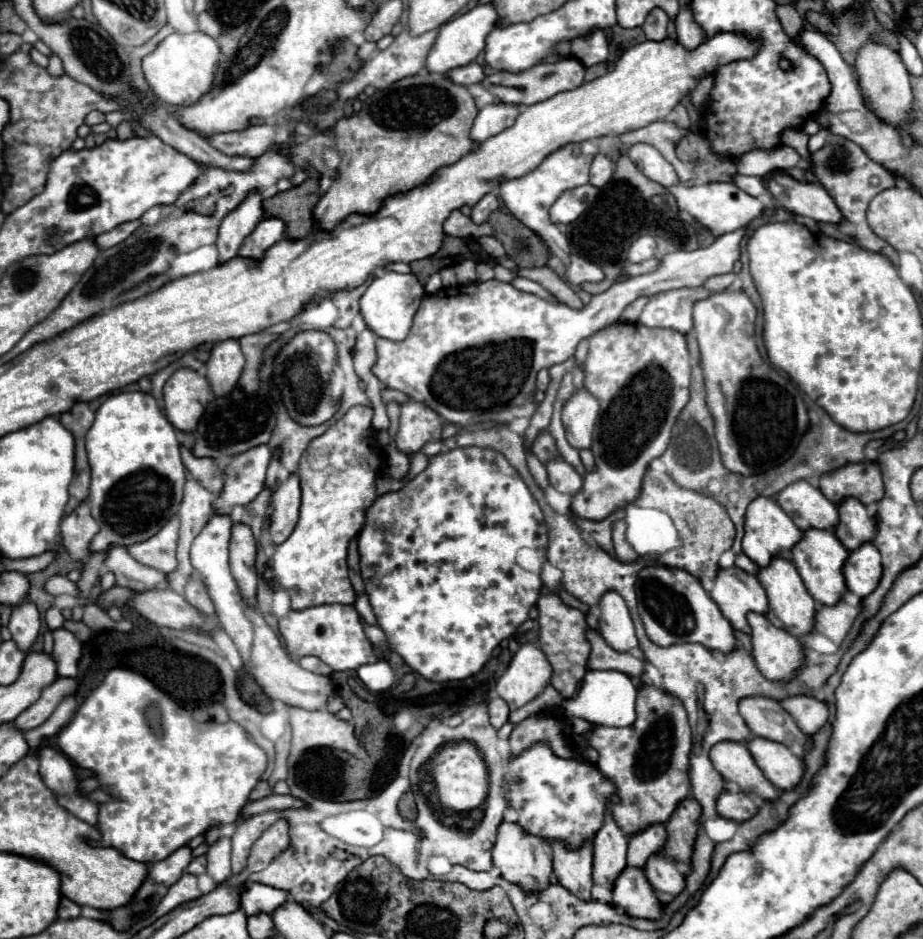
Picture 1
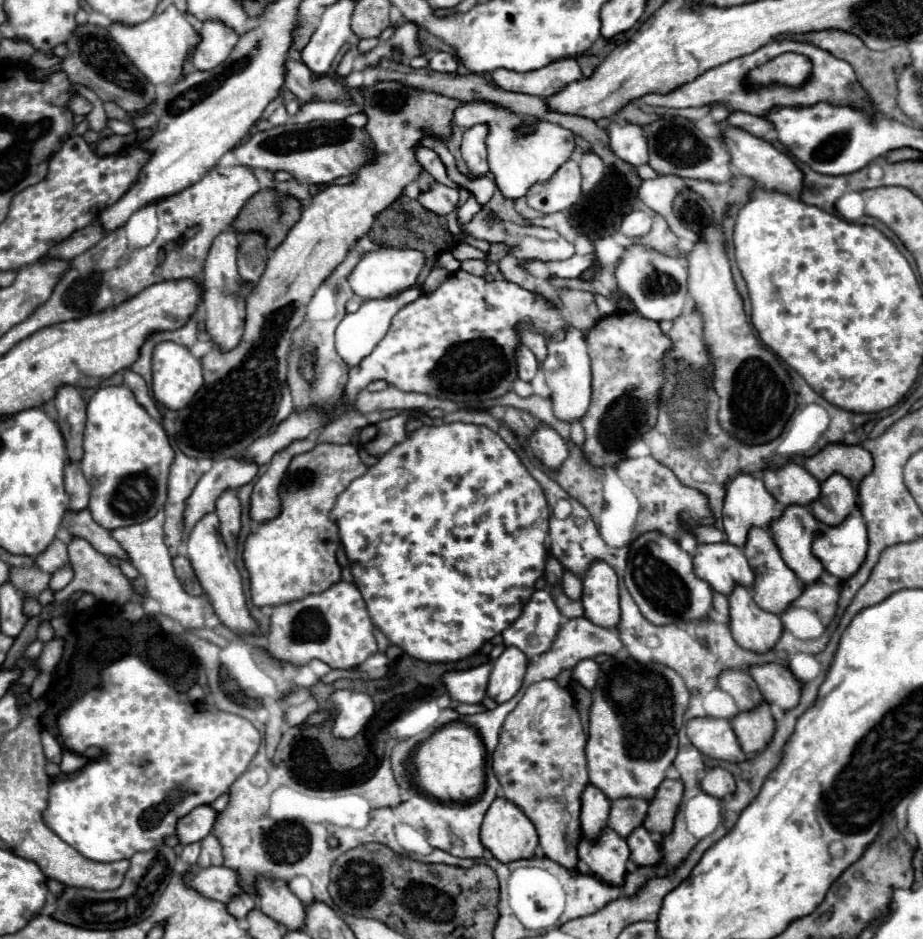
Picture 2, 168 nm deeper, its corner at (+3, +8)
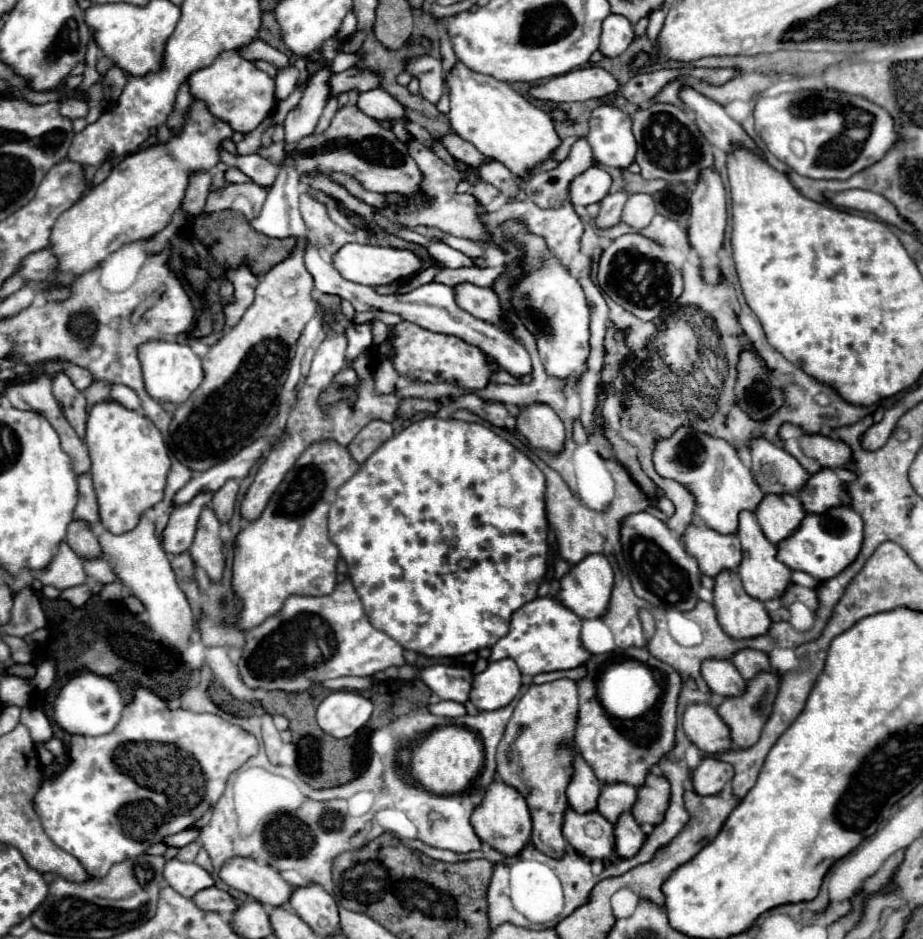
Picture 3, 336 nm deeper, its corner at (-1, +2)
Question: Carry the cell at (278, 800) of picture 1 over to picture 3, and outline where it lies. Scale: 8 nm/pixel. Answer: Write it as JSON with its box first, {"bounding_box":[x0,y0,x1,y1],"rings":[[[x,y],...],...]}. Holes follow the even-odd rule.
{"bounding_box":[164,827,200,847],"rings":[[[188,827],[184,831],[180,831],[178,835],[170,835],[170,839],[164,839],[166,845],[172,845],[172,847],[184,847],[192,841],[196,841],[200,835],[200,829],[198,827]]]}

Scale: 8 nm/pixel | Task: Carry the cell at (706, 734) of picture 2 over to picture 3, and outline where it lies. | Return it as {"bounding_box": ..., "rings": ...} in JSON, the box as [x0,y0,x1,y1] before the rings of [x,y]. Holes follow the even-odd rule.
{"bounding_box":[682,703,732,753],"rings":[[[696,703],[684,711],[682,727],[686,737],[704,753],[728,753],[732,749],[730,729],[712,705]]]}

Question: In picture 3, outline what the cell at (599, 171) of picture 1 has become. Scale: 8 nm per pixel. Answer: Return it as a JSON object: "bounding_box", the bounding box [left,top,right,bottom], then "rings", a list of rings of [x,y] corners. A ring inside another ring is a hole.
{"bounding_box":[570,167,612,205],"rings":[[[590,167],[574,183],[570,185],[570,201],[572,205],[592,205],[600,203],[612,187],[612,177],[600,169],[600,167]]]}

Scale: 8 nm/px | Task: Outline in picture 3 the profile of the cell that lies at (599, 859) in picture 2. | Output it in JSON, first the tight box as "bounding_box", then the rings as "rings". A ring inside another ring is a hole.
{"bounding_box":[562,809,614,863],"rings":[[[568,809],[562,833],[578,855],[590,861],[598,859],[602,863],[610,863],[614,859],[614,825],[606,823],[598,811],[578,815],[576,811]]]}

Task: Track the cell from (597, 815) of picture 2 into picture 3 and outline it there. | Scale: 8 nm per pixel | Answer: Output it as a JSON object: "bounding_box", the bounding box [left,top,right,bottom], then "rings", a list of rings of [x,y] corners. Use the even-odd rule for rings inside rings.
{"bounding_box":[566,751,602,813],"rings":[[[576,751],[576,761],[574,761],[574,779],[570,781],[570,787],[566,791],[568,803],[576,813],[590,813],[596,811],[598,807],[598,795],[602,791],[600,781],[588,767],[588,763],[580,757]]]}

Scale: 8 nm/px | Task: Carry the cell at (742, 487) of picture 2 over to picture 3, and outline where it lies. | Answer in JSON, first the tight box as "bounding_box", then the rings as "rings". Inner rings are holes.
{"bounding_box":[654,427,764,535],"rings":[[[680,427],[670,439],[656,445],[654,467],[660,475],[690,487],[698,501],[696,515],[710,529],[722,535],[736,535],[740,511],[756,511],[764,499],[760,487],[752,479],[750,469],[742,465],[738,453],[726,441],[696,433],[688,427]]]}

